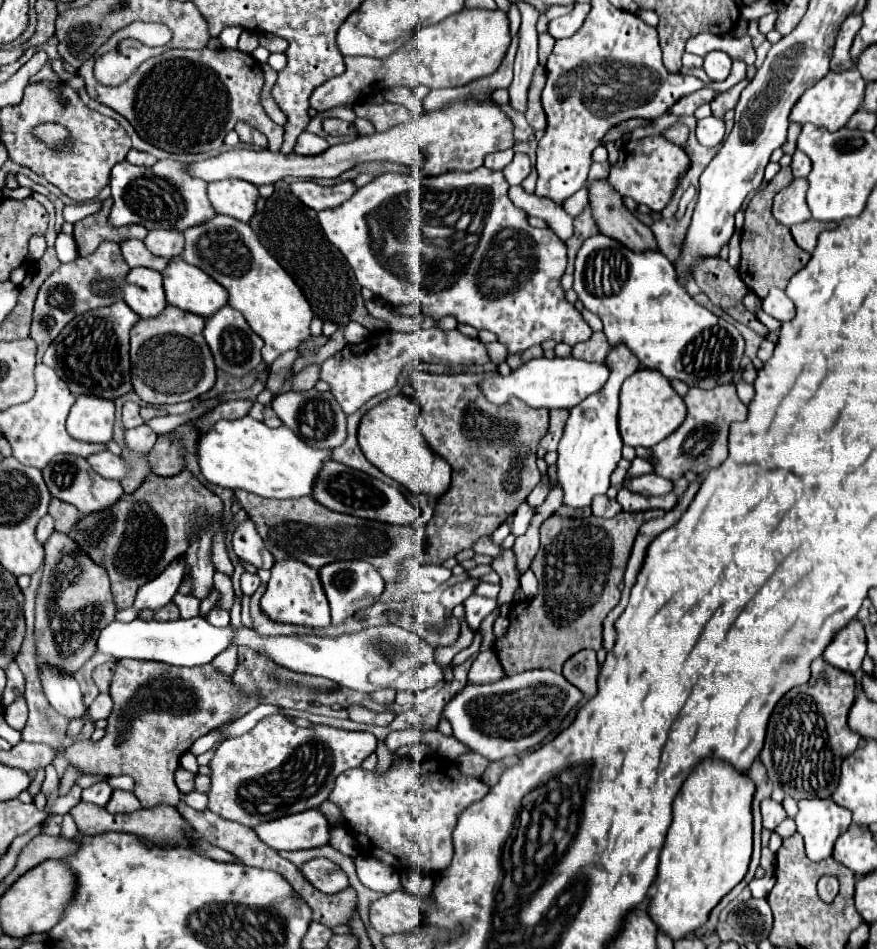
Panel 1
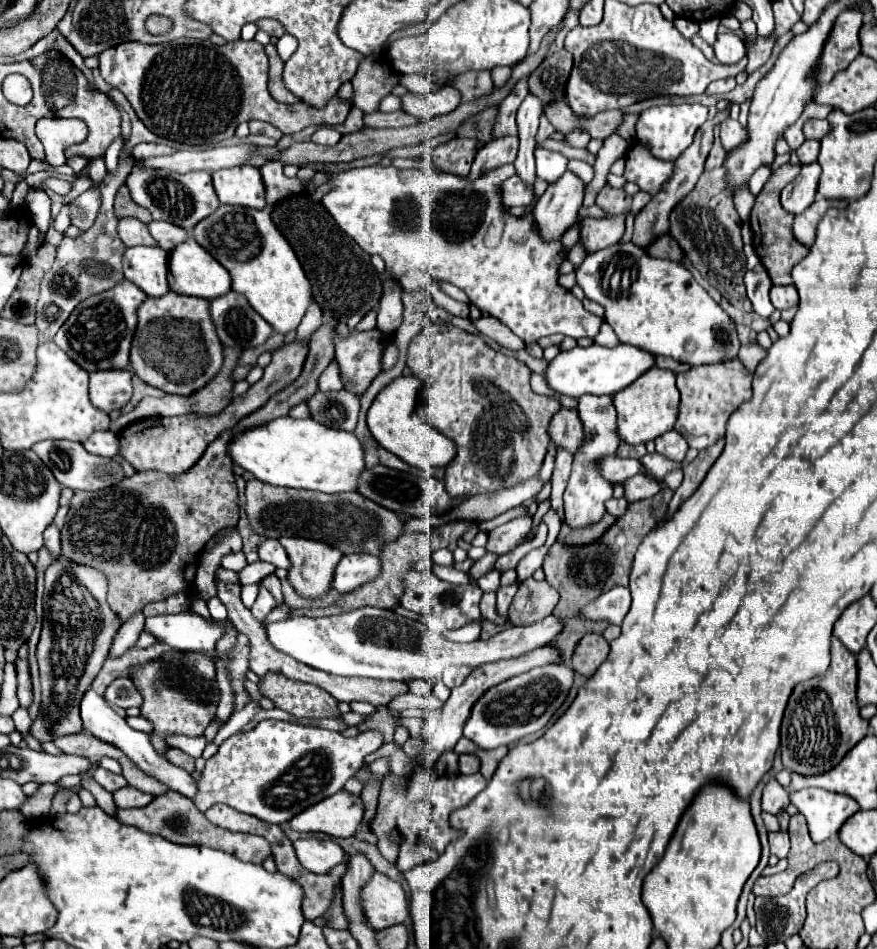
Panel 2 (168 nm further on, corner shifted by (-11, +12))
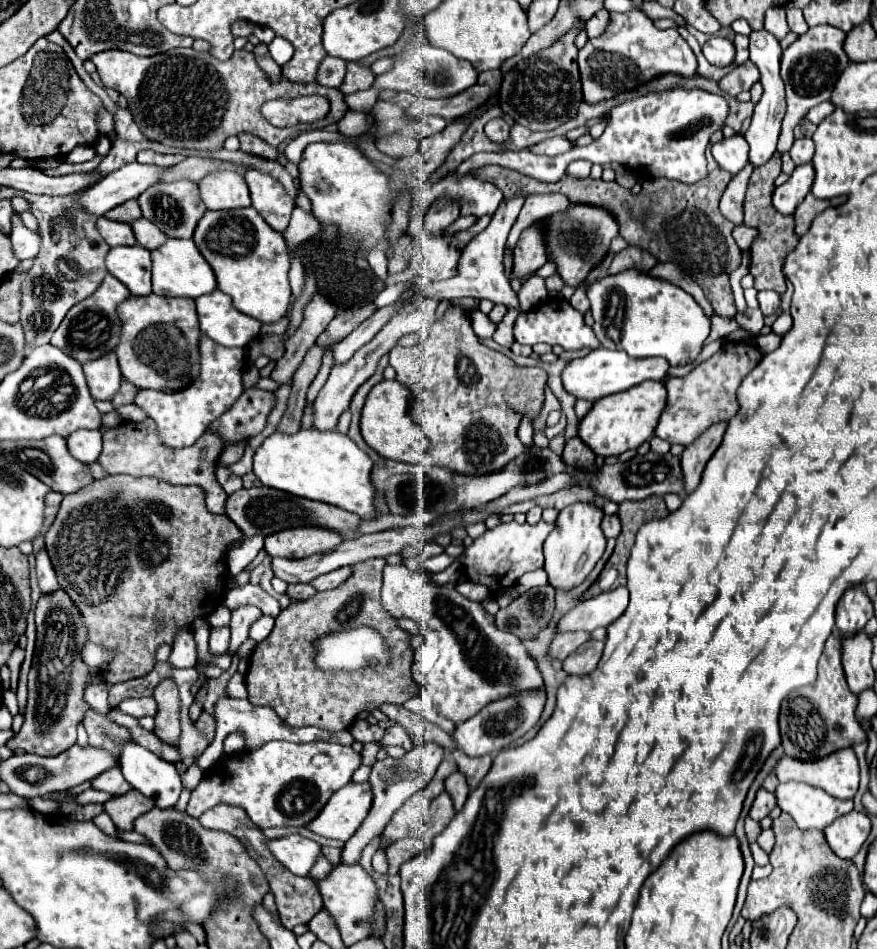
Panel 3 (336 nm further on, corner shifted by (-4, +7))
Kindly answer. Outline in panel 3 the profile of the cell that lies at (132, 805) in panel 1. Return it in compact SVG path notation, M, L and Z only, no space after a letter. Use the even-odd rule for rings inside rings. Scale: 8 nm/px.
M130 790L128 794L116 796L106 802L104 808L118 830L132 830L134 820L144 812L150 812L150 808L154 808L154 802L150 802L150 798L142 796L138 790Z

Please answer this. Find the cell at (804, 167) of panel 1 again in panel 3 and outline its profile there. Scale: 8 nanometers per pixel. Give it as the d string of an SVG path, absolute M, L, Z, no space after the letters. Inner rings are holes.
M800 138L800 140L794 140L792 148L790 148L790 156L796 164L806 164L812 160L814 156L814 142L812 138Z

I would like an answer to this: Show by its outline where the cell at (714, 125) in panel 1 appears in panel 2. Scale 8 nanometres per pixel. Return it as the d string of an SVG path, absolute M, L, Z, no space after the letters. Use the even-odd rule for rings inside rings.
M725 119L725 121L719 125L719 129L721 129L721 143L723 143L725 151L737 147L739 143L743 143L743 141L747 139L747 135L745 135L747 131L745 131L745 127L739 125L739 121Z

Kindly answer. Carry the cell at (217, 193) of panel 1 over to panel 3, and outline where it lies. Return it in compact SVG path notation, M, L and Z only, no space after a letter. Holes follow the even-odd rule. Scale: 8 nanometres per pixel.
M214 172L198 182L202 202L208 210L228 210L250 206L250 192L236 172Z

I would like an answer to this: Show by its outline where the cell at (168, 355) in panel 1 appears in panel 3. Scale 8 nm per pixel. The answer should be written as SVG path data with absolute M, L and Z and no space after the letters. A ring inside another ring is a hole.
M158 294L130 296L118 306L118 318L122 322L122 334L116 346L116 356L122 376L128 382L132 382L136 388L170 392L182 390L198 378L200 326L194 300Z

